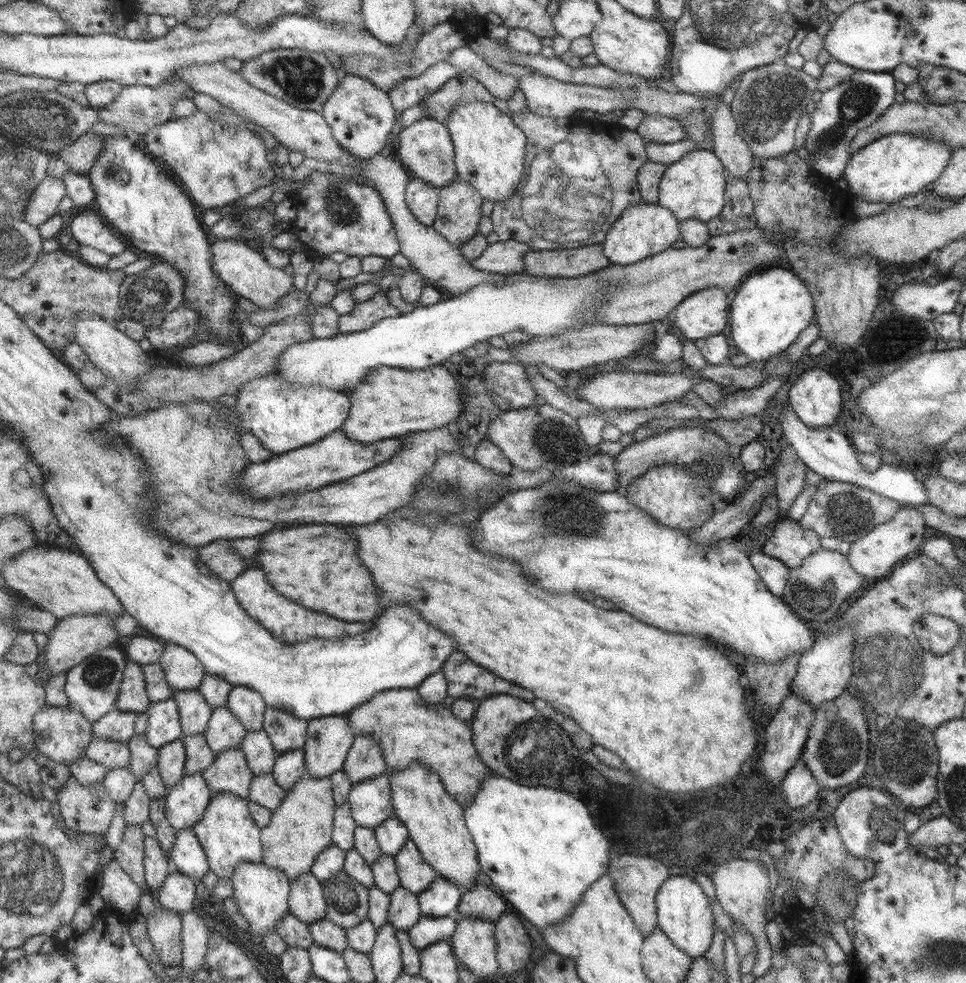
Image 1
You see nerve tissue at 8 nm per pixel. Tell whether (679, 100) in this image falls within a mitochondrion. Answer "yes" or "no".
no

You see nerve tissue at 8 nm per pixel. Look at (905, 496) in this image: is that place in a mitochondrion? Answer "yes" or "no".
no

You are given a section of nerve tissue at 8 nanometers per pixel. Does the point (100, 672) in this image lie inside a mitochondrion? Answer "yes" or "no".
yes

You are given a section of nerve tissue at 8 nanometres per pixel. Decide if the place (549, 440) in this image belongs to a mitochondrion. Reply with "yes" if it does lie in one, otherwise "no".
yes

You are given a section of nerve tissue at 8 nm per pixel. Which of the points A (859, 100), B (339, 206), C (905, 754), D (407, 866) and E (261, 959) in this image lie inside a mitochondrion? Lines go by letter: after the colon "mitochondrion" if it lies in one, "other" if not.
A: mitochondrion
B: mitochondrion
C: mitochondrion
D: other
E: other

